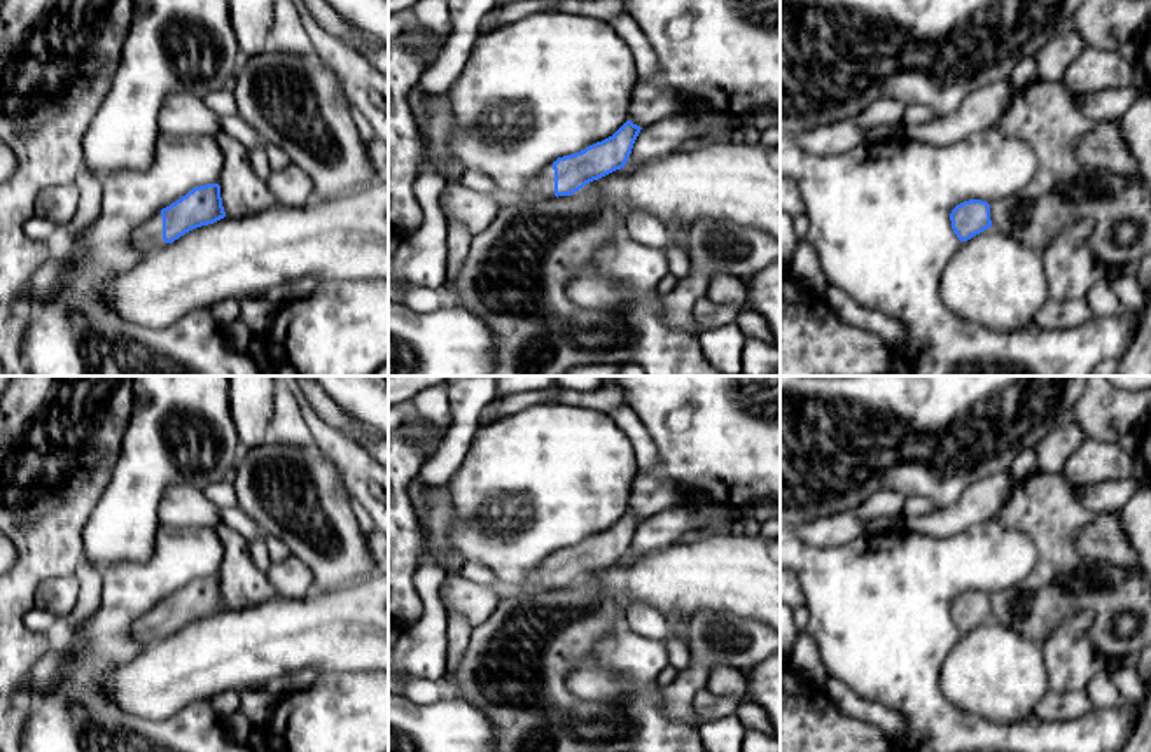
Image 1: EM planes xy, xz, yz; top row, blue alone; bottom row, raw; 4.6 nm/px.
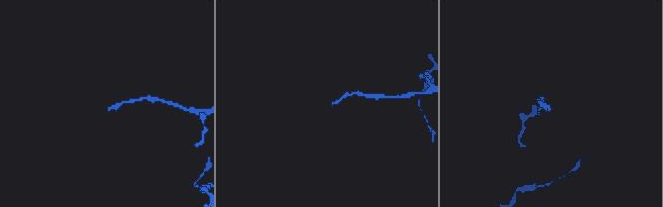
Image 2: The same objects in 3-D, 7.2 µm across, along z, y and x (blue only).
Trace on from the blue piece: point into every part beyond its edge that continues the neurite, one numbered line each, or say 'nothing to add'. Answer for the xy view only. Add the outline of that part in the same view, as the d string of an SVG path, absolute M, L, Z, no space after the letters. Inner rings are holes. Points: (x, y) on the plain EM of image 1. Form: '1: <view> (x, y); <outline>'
1: xy (149, 626); M161 602L133 623L131 637L140 644L147 644L150 640L159 640L166 637L163 631Z

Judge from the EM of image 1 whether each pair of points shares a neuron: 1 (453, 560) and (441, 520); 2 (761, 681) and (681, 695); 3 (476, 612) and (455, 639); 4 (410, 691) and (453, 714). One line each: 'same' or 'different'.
1: same
2: different
3: different
4: different

